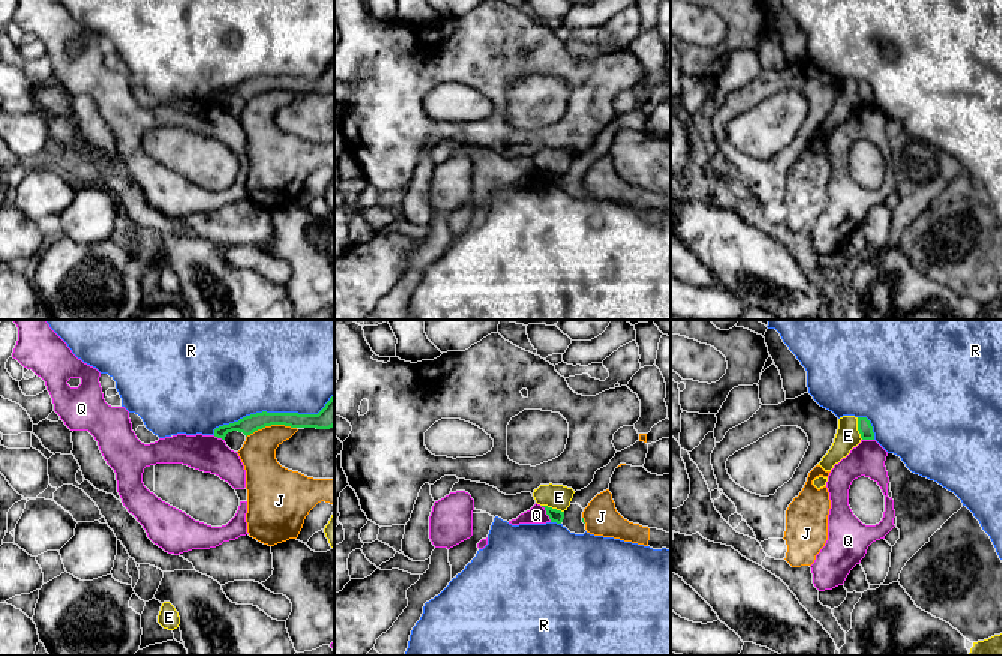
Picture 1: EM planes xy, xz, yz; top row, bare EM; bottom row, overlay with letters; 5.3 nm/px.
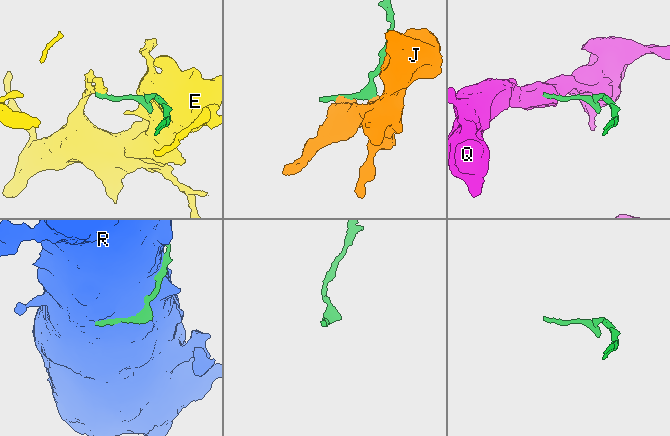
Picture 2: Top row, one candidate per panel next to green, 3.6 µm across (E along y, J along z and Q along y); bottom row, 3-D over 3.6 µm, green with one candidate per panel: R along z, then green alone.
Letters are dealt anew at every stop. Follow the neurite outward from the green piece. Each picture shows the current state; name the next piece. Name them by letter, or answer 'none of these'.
none of these

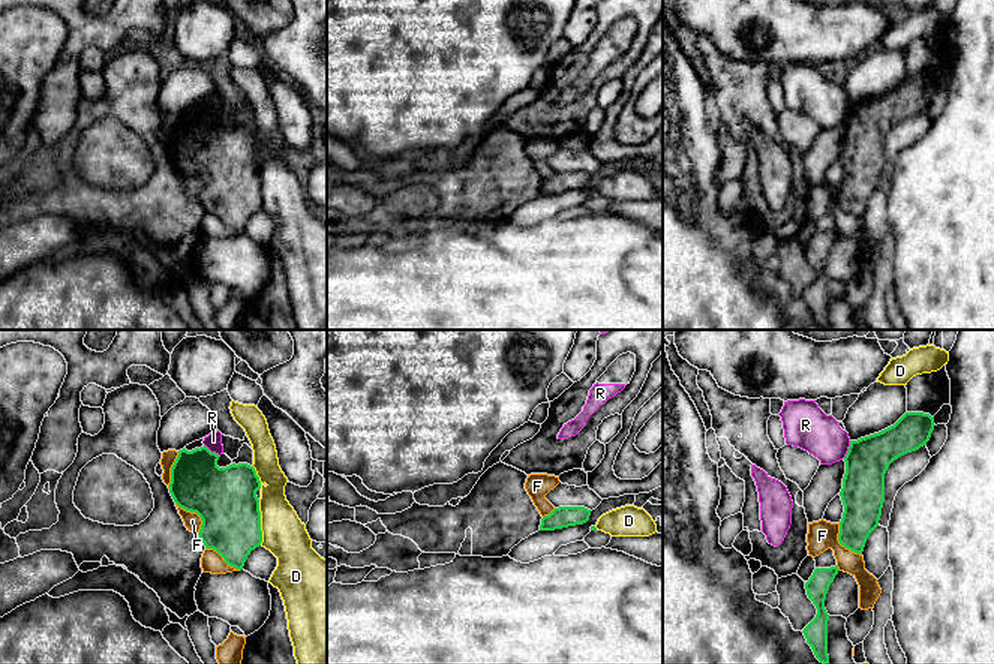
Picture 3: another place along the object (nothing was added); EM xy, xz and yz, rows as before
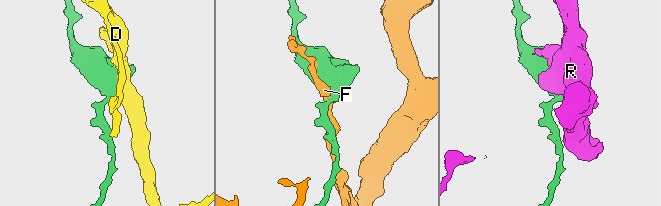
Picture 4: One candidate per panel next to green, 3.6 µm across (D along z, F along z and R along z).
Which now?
none of these

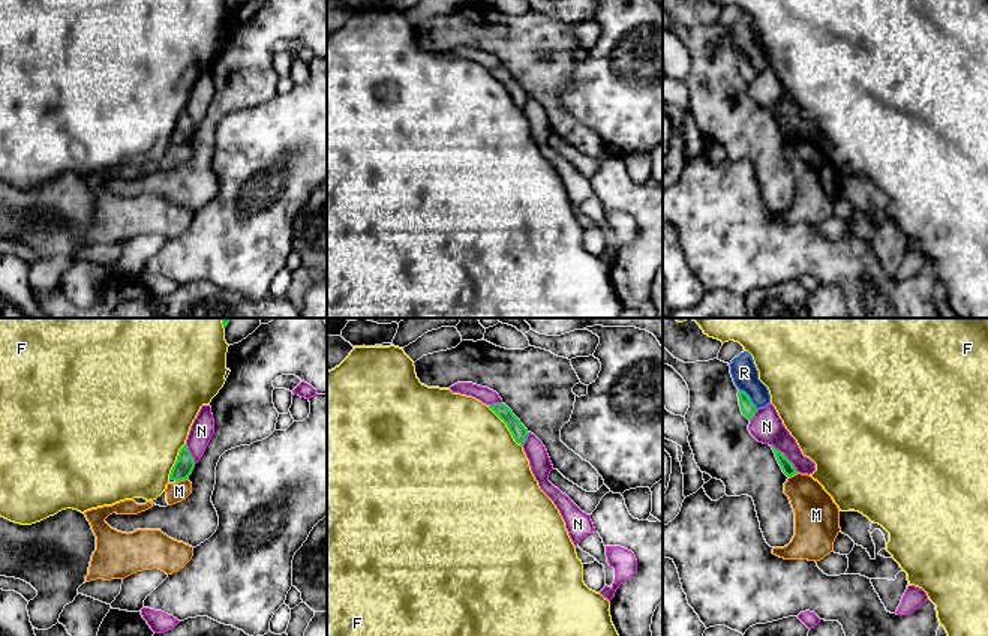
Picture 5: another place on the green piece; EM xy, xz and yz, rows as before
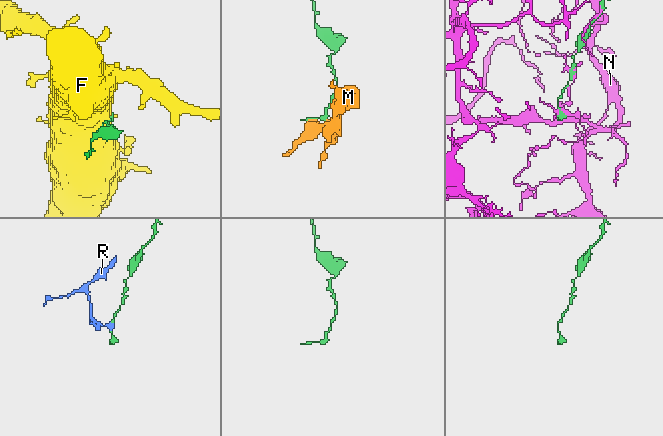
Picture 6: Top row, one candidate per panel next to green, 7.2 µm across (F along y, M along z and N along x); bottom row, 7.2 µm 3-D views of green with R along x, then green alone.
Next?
none of these

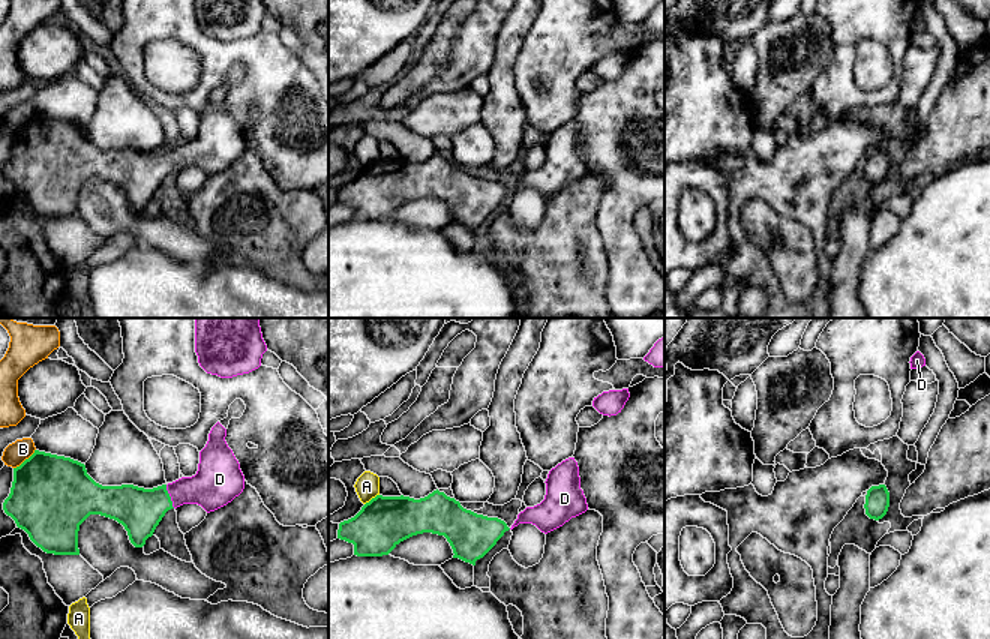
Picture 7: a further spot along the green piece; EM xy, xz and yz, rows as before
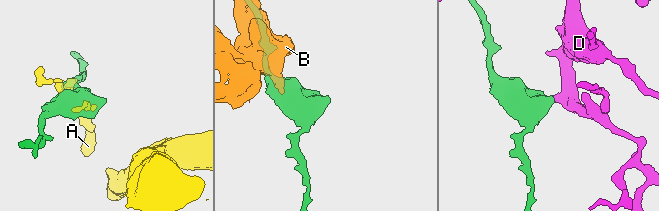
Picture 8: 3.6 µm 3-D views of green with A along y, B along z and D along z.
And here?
D

